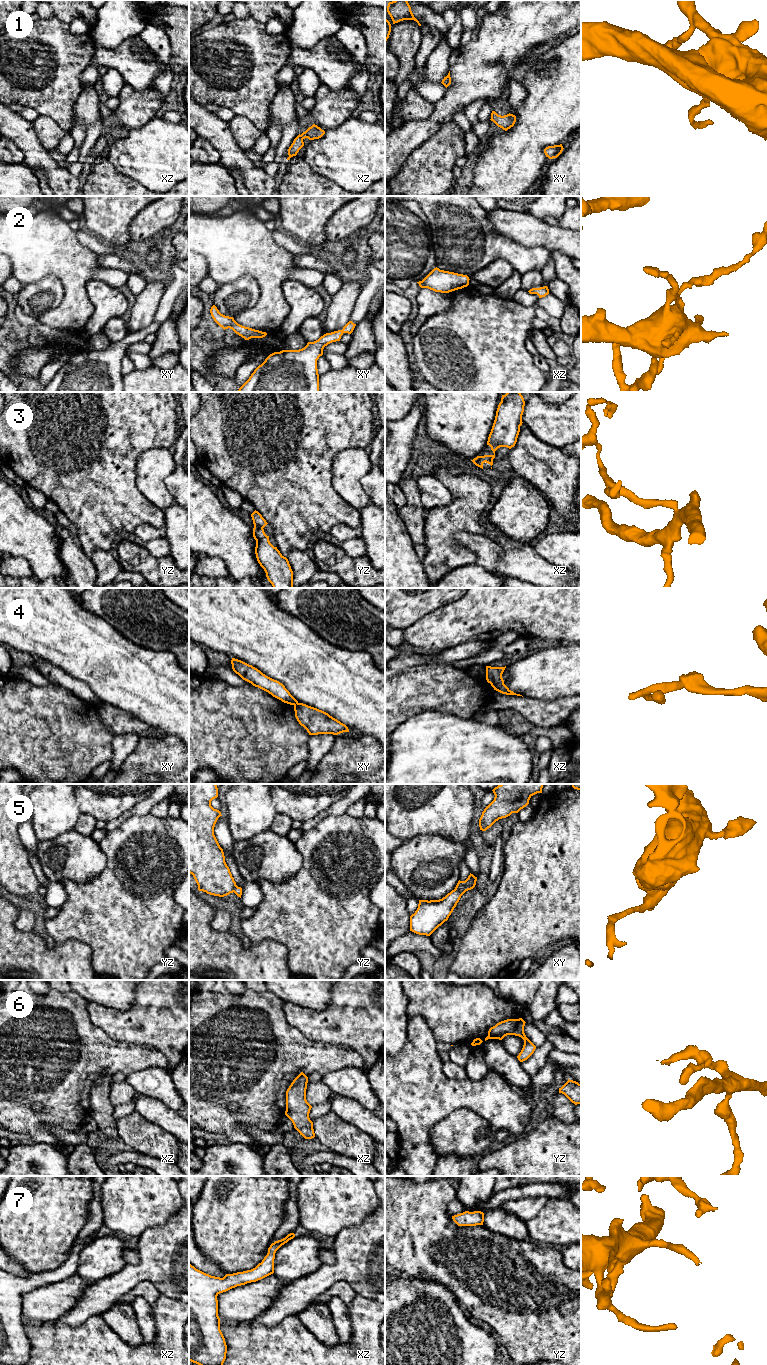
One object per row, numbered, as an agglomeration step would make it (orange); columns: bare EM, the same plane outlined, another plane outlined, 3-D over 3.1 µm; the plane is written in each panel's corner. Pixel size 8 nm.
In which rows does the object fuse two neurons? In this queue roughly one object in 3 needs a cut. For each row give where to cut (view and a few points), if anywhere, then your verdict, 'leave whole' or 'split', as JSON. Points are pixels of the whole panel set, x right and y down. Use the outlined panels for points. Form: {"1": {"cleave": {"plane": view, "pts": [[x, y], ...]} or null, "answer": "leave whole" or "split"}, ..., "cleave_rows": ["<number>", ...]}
{"1": {"cleave": null, "answer": "leave whole"}, "2": {"cleave": null, "answer": "leave whole"}, "3": {"cleave": {"plane": "yz", "pts": [[254, 526], [262, 528]]}, "answer": "split"}, "4": {"cleave": {"plane": "xy", "pts": [[297, 702], [294, 705]]}, "answer": "split"}, "5": {"cleave": {"plane": "xy", "pts": [[455, 888], [467, 890]]}, "answer": "split"}, "6": {"cleave": null, "answer": "leave whole"}, "7": {"cleave": null, "answer": "leave whole"}, "cleave_rows": ["3", "4", "5"]}

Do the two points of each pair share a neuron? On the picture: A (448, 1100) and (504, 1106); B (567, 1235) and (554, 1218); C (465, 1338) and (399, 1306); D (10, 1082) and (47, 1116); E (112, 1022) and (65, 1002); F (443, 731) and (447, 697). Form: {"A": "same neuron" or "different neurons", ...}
{"A": "same neuron", "B": "same neuron", "C": "same neuron", "D": "same neuron", "E": "different neurons", "F": "different neurons"}

